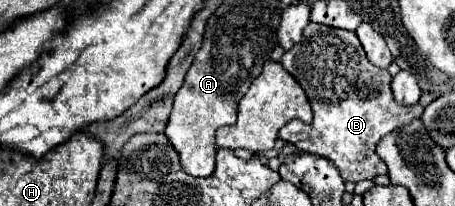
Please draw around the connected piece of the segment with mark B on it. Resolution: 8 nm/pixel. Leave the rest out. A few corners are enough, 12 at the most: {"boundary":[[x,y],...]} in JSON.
{"boundary":[[308,23],[280,63],[310,125],[280,139],[344,181],[388,175],[376,145],[418,119],[352,31]]}

